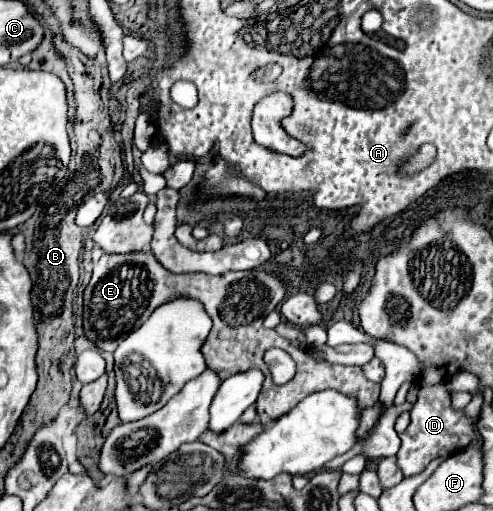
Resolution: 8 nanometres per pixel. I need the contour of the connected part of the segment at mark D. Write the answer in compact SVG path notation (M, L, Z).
M435 385L419 389L417 403L411 409L411 423L399 437L401 449L397 453L397 467L401 469L403 477L413 477L419 475L435 457L453 455L465 449L477 437L477 431L475 421L469 421L463 411L453 411L451 395L445 385Z

